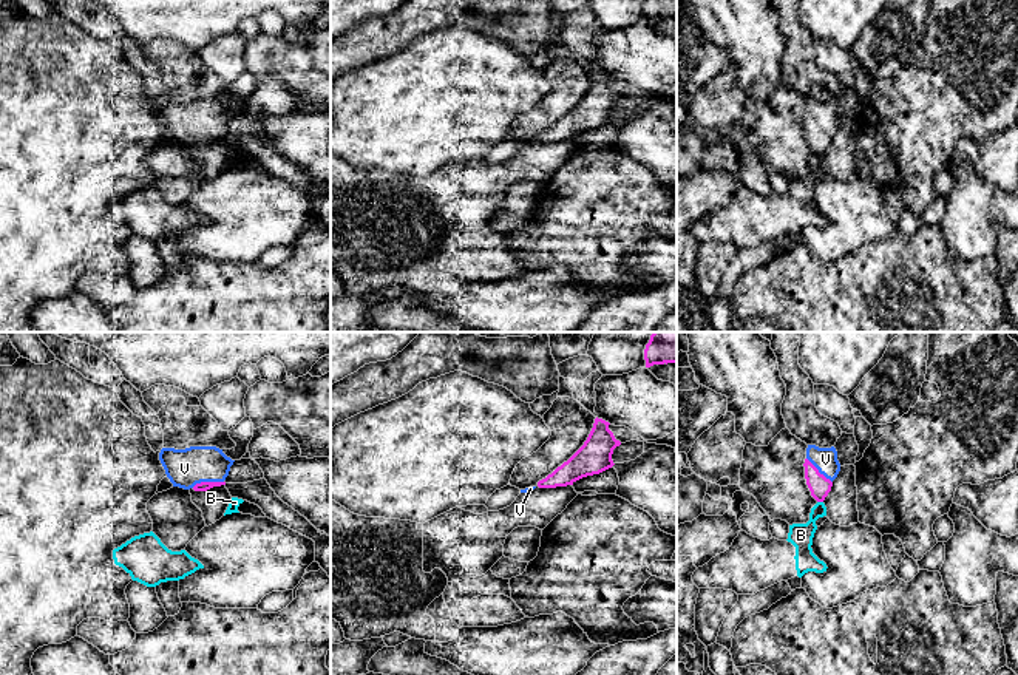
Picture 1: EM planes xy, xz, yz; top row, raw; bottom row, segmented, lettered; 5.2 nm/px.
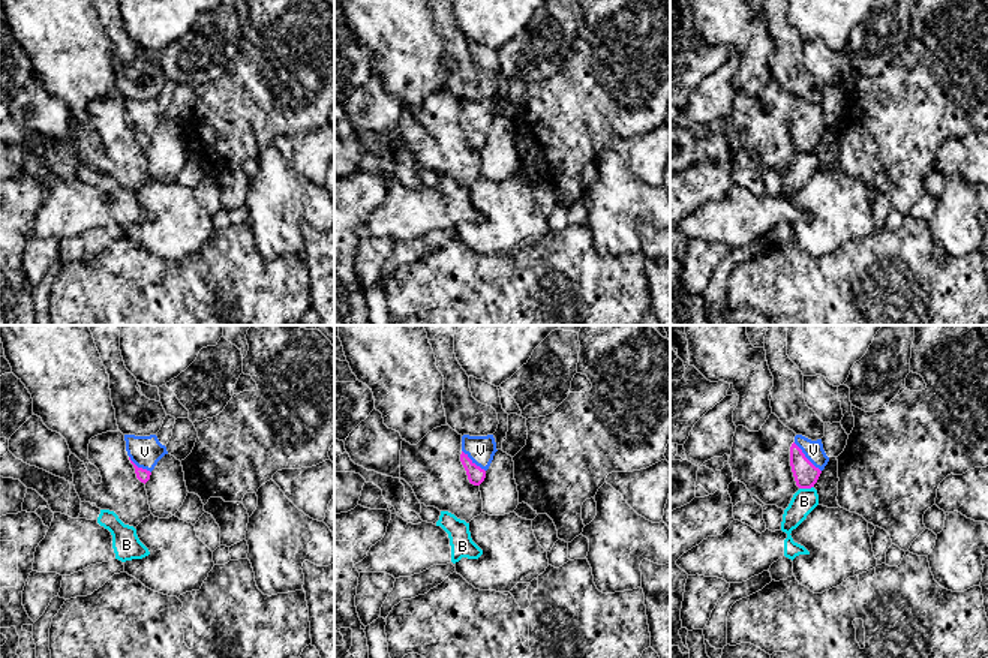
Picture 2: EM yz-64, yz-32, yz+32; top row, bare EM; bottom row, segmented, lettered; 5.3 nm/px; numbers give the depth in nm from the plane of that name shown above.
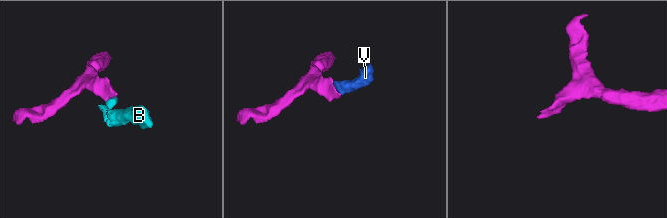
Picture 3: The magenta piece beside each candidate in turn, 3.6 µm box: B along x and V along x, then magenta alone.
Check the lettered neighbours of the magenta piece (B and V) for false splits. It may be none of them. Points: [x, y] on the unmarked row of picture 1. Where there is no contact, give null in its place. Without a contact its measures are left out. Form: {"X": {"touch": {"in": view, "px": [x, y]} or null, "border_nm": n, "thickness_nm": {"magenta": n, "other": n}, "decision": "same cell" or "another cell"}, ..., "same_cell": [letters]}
{"B": {"touch": {"in": "yz", "px": [821, 155]}, "border_nm": 30, "thickness_nm": {"magenta": 110, "other": 130}, "decision": "another cell"}, "V": {"touch": {"in": "xy", "px": [207, 136]}, "border_nm": 170, "thickness_nm": {"magenta": 50, "other": 200}, "decision": "same cell"}, "same_cell": ["V"]}

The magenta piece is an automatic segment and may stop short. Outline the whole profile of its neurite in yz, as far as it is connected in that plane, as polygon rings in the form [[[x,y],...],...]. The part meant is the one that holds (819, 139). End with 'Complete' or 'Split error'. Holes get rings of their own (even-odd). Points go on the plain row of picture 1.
[[[808,99],[803,120],[811,150],[817,156],[823,156],[831,145],[833,134],[840,125],[836,102],[819,102],[816,99]]]. Split error

